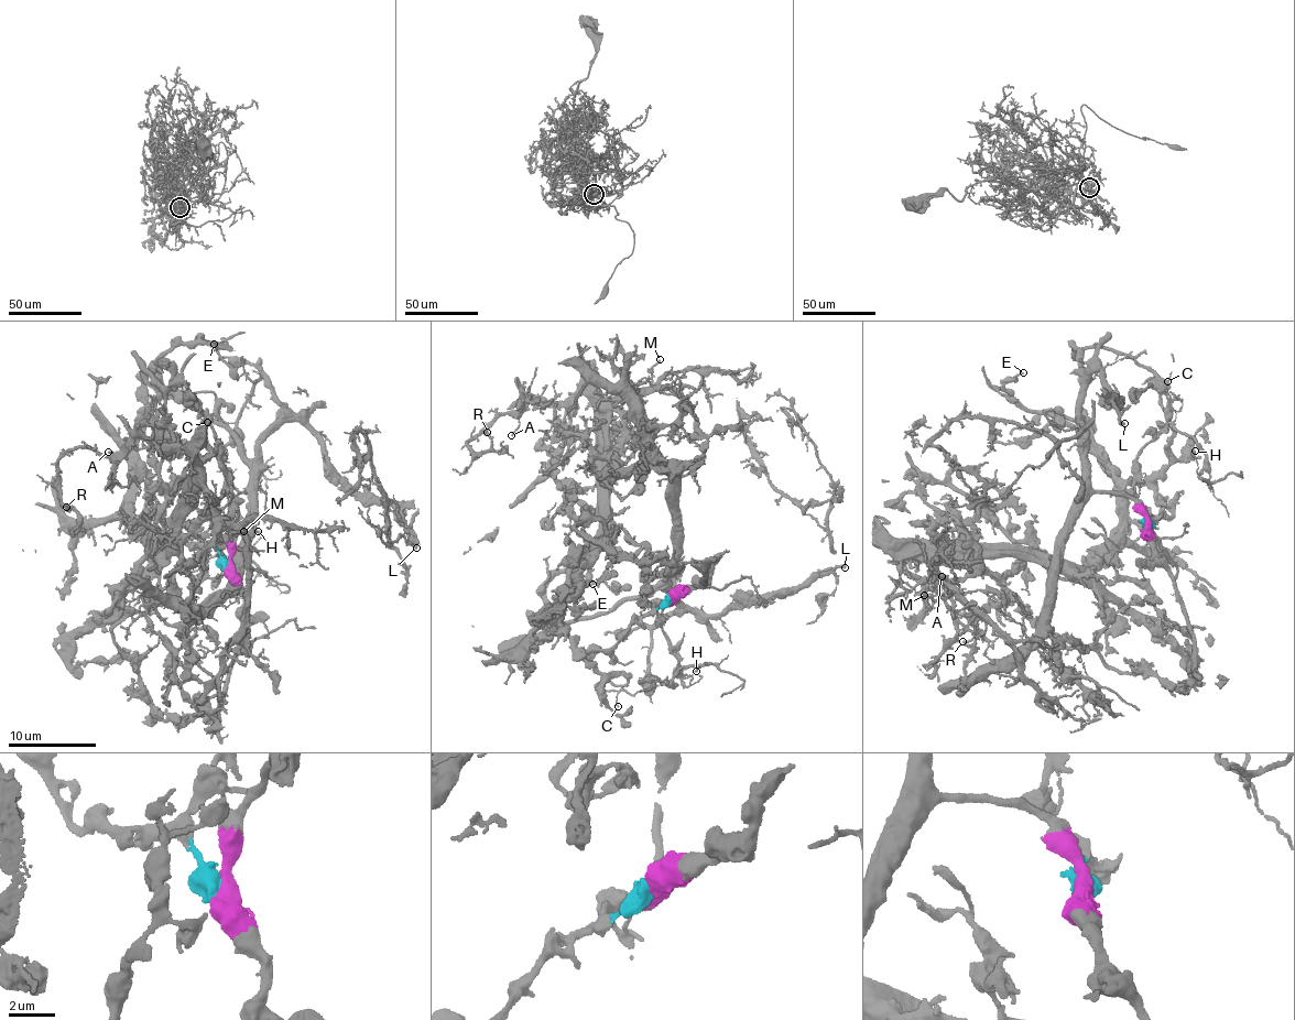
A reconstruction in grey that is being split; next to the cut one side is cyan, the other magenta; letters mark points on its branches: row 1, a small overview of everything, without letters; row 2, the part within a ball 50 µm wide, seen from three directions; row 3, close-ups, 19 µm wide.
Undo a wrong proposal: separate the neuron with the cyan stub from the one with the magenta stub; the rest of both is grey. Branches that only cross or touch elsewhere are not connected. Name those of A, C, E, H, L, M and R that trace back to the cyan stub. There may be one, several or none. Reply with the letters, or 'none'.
A, E, M, R

